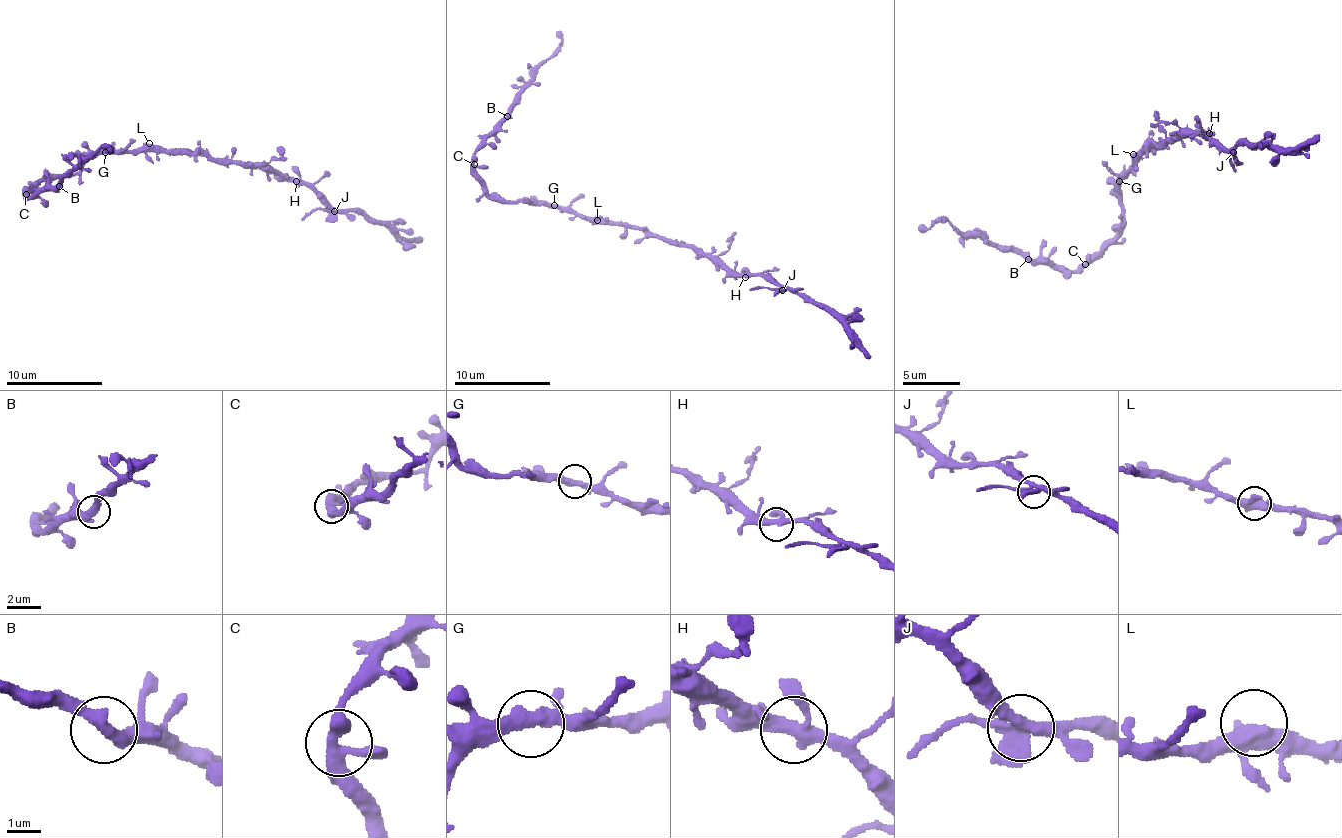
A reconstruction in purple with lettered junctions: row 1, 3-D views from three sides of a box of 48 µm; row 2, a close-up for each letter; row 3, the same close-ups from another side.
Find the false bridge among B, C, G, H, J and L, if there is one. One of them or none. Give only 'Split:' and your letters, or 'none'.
Split: J

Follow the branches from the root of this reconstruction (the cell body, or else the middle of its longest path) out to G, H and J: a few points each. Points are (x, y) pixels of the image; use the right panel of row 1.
G: (1139, 162), (1119, 181)
H: (1139, 162), (1138, 153), (1144, 148), (1163, 140), (1166, 142), (1166, 138), (1177, 132), (1186, 130), (1209, 133)
J: (1139, 162), (1138, 153), (1144, 148), (1186, 130), (1206, 131), (1234, 152)

